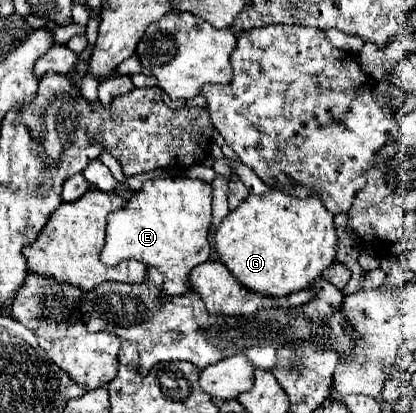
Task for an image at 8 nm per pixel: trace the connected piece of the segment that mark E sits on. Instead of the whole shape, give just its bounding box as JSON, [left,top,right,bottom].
[105,178,211,296]

